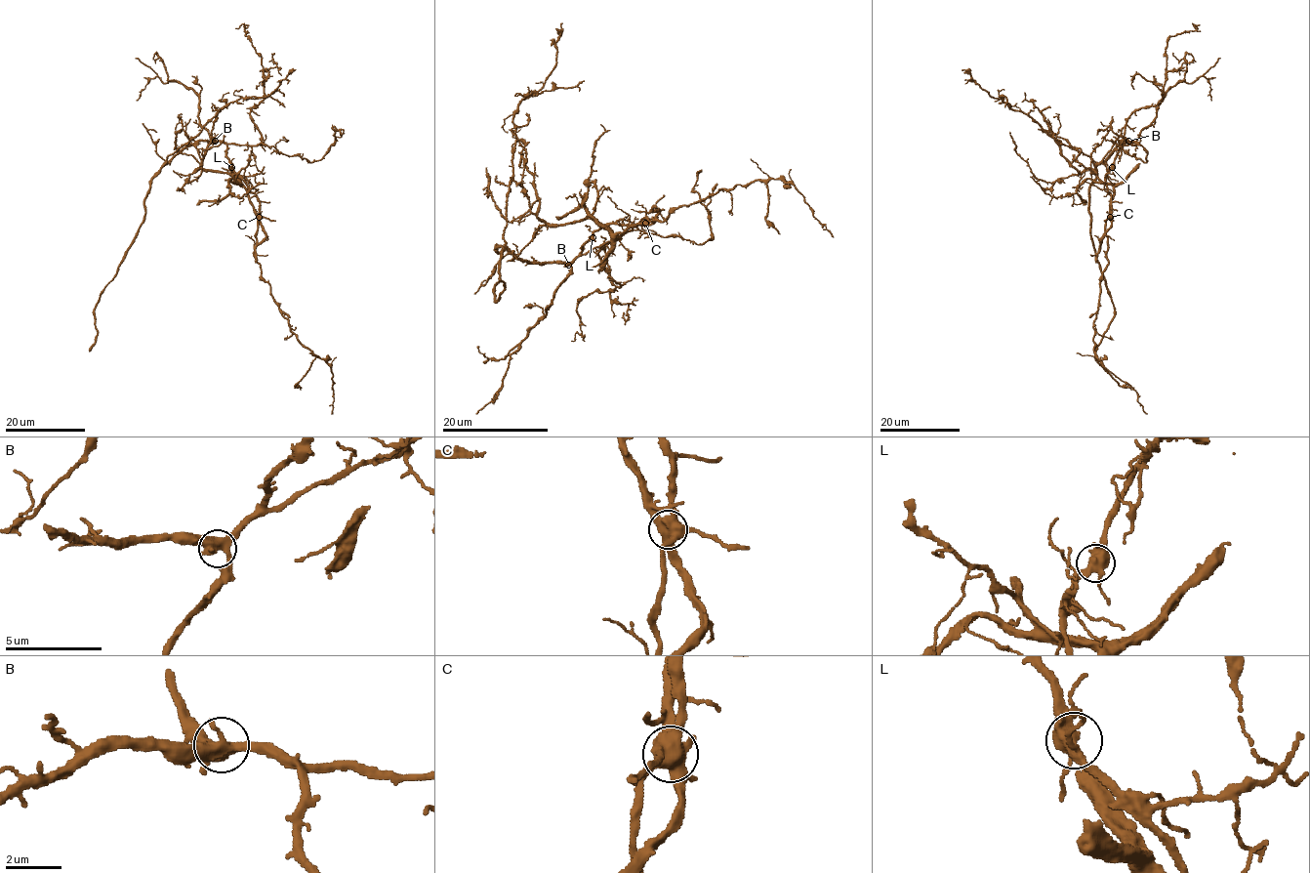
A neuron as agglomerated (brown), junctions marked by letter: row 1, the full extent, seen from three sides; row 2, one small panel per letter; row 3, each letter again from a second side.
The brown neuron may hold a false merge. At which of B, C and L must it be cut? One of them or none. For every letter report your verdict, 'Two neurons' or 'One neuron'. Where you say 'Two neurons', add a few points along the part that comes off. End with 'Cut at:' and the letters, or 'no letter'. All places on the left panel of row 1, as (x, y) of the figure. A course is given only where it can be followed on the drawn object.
B: One neuron
C: Two neurons. Course of the part to remove: (259, 217), (229, 175), (200, 168), (186, 183), (200, 173), (202, 151), (217, 146), (225, 132)
L: One neuron
Cut at: C

